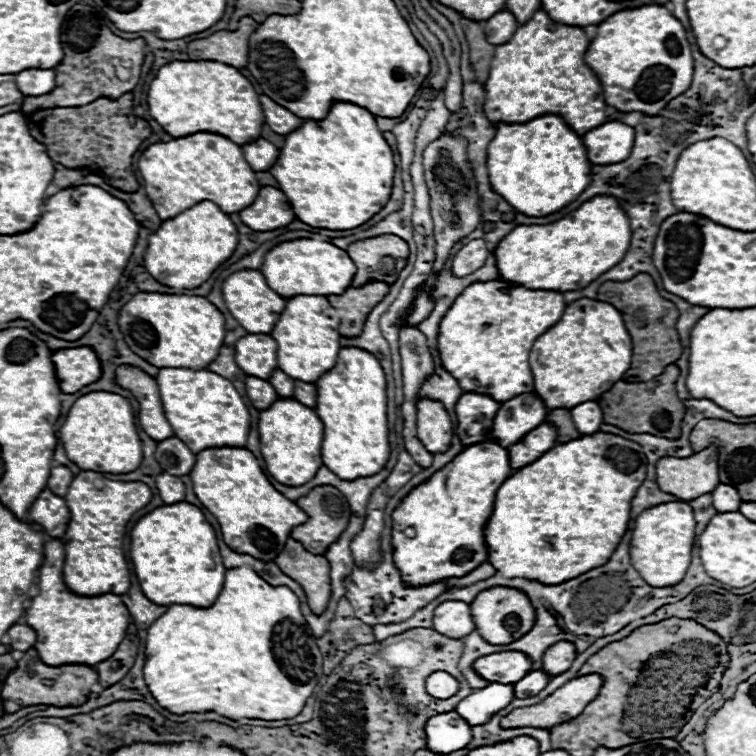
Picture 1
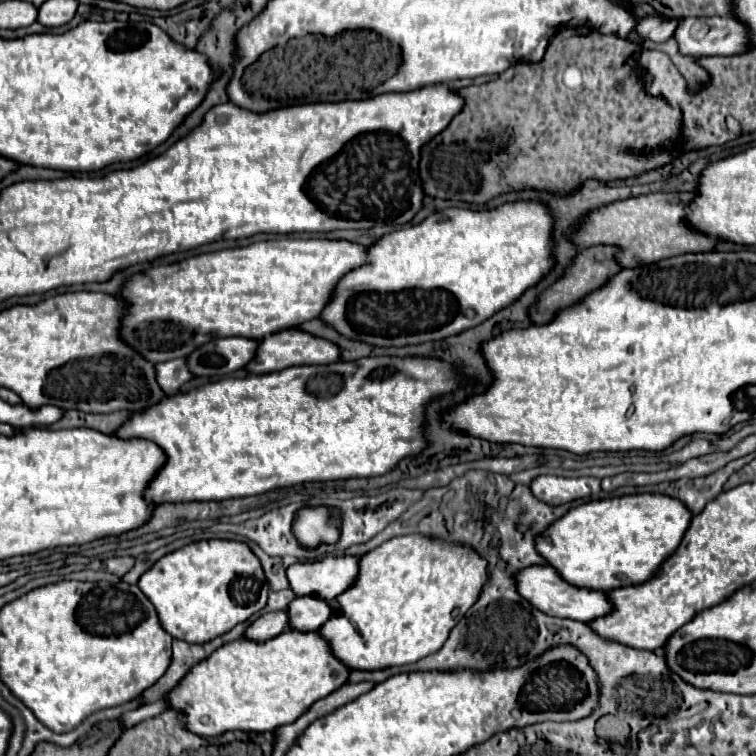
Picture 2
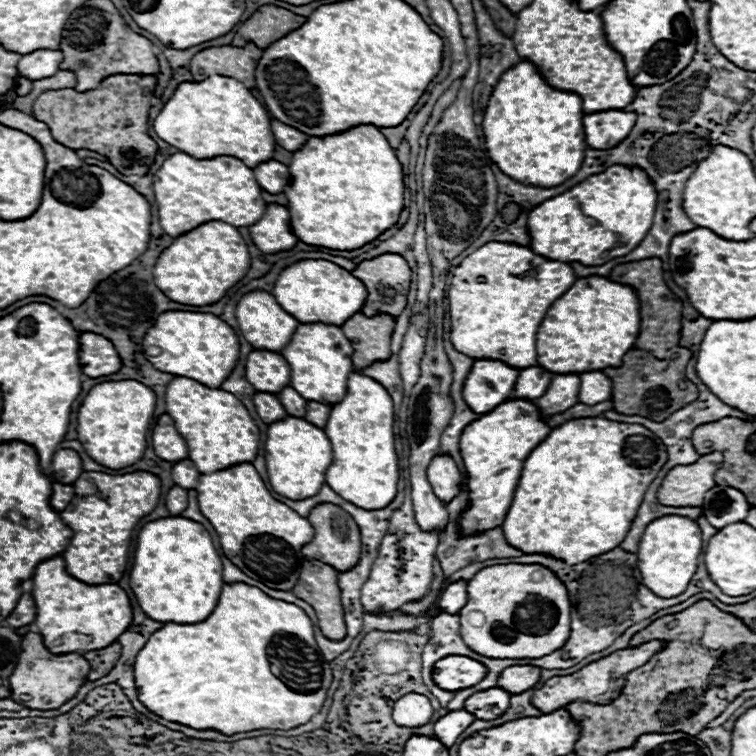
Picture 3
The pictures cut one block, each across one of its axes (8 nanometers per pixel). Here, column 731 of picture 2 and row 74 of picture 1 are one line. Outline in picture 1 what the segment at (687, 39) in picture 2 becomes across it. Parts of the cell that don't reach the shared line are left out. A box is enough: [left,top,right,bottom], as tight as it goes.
[16,68,56,96]

